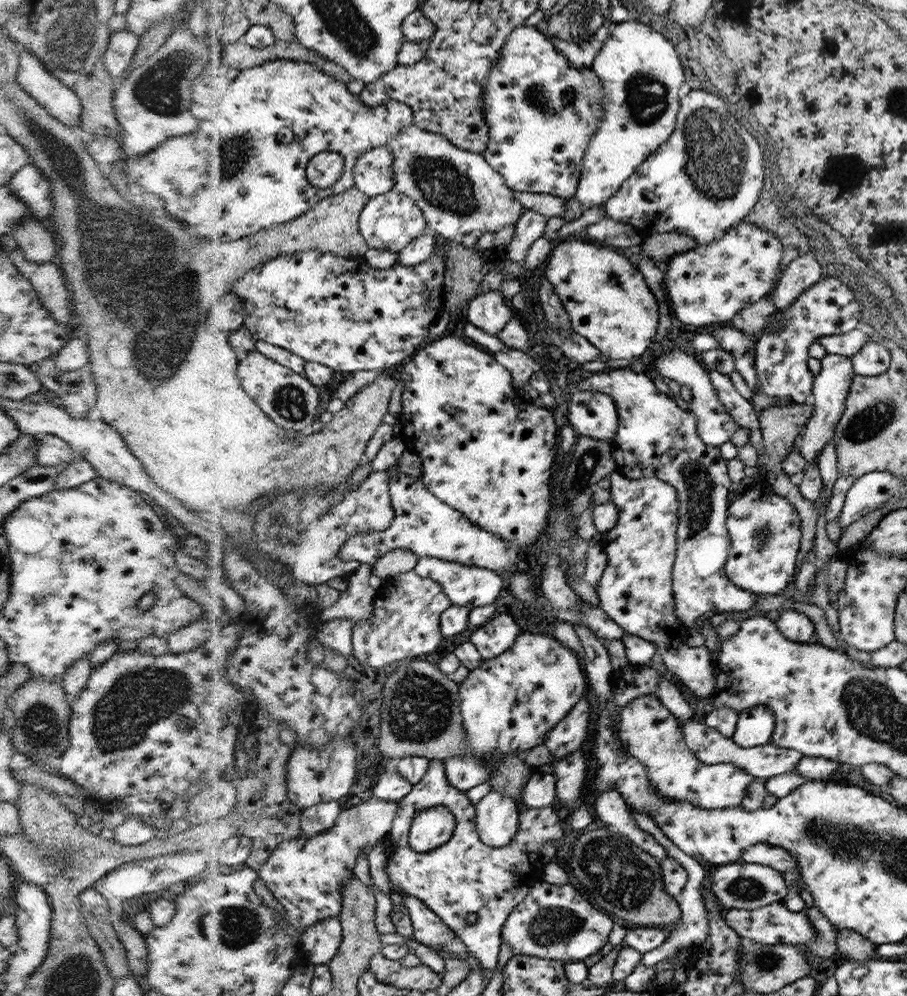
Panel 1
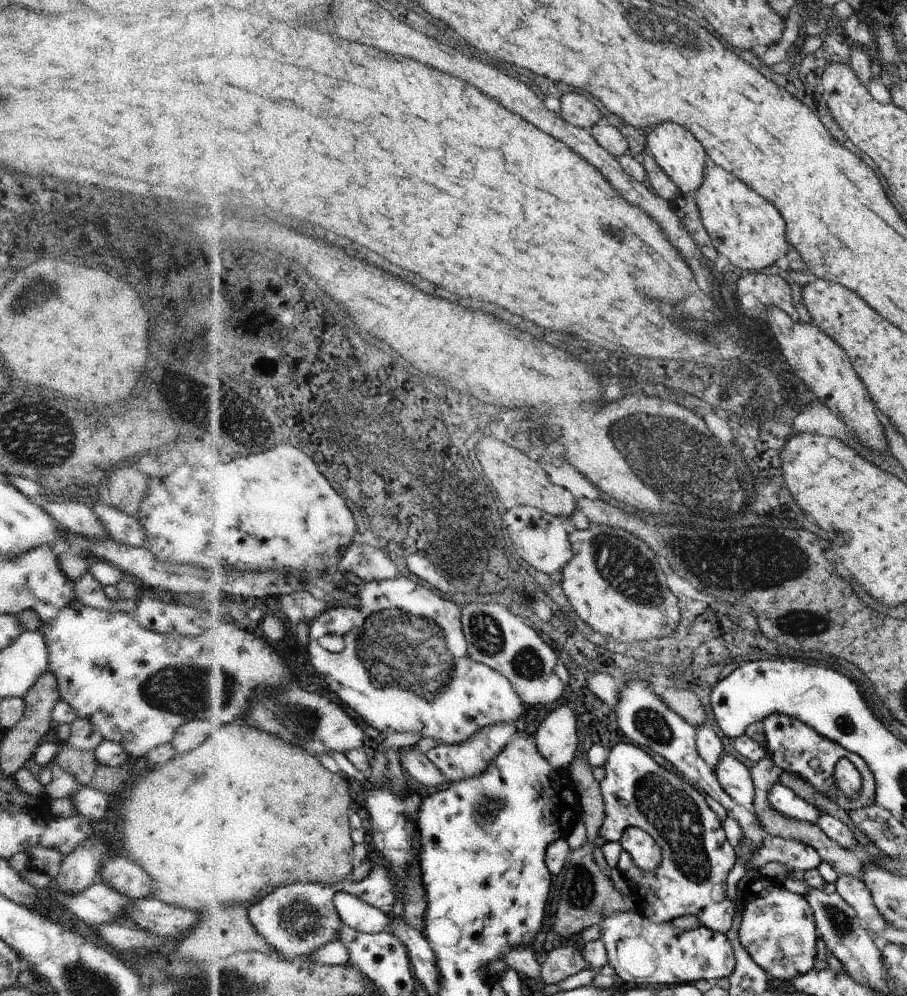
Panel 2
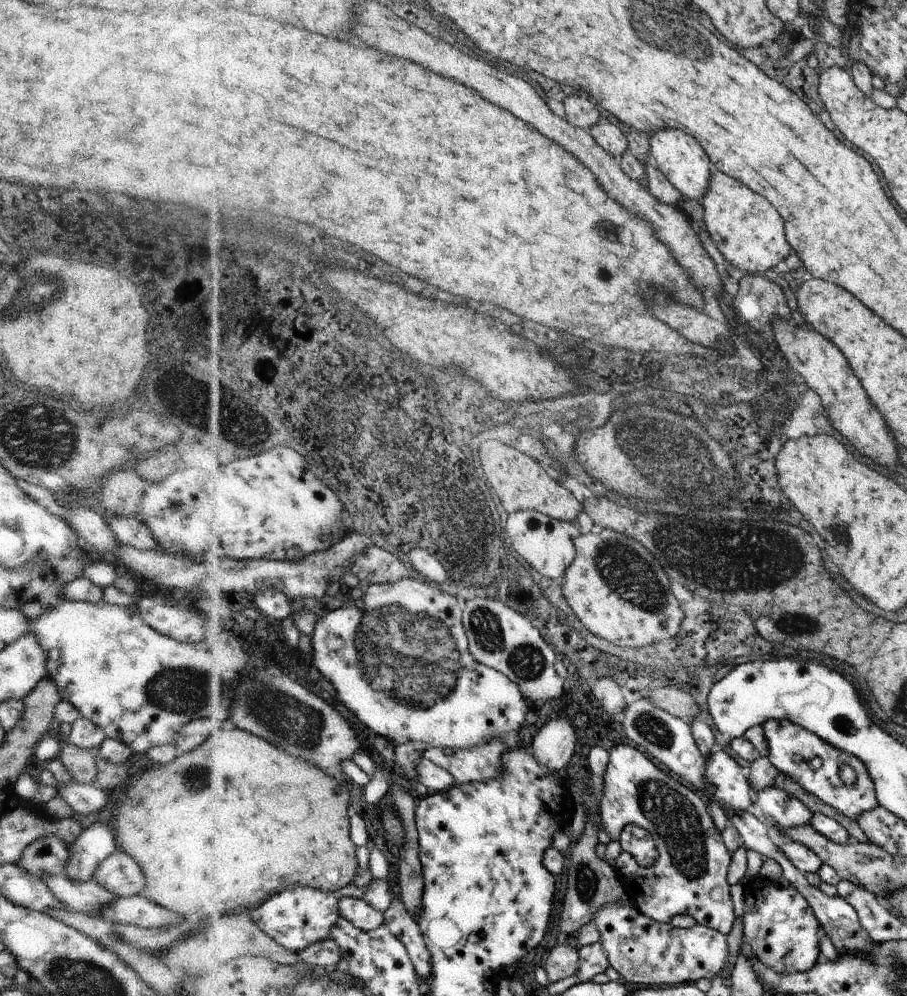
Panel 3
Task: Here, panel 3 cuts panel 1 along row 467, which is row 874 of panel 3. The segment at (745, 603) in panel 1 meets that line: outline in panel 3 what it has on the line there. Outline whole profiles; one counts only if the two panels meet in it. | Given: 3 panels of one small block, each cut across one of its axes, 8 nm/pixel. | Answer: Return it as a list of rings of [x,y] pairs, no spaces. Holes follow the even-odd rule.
[[[631,743],[612,747],[603,781],[600,804],[601,830],[613,839],[617,839],[622,829],[628,823],[632,823],[650,831],[656,839],[659,853],[657,861],[651,867],[640,866],[636,859],[626,852],[623,852],[614,864],[618,879],[632,905],[656,922],[670,923],[673,916],[689,914],[698,924],[709,926],[728,935],[736,919],[730,896],[730,885],[726,878],[731,852],[726,850],[722,836],[712,824],[706,804],[700,799],[698,793],[688,790],[678,780],[668,776]]]

